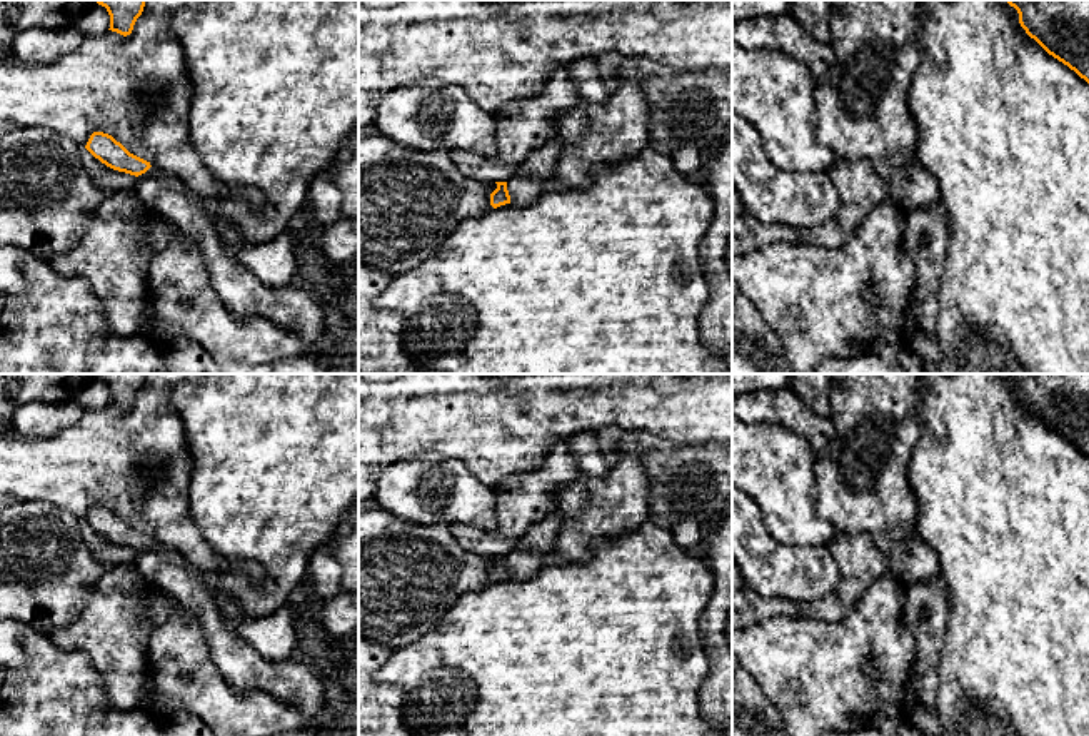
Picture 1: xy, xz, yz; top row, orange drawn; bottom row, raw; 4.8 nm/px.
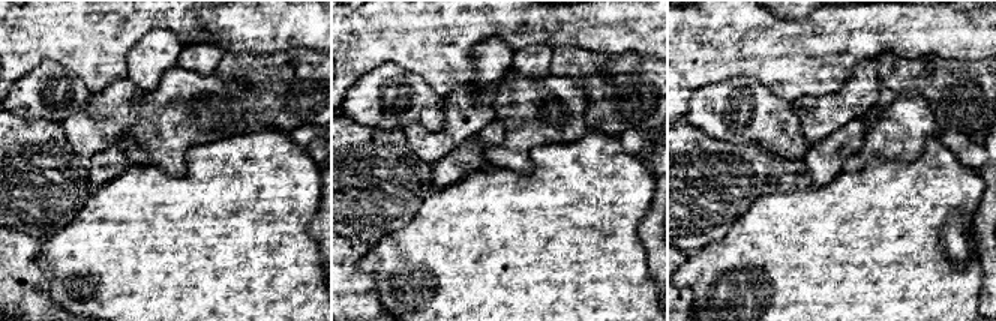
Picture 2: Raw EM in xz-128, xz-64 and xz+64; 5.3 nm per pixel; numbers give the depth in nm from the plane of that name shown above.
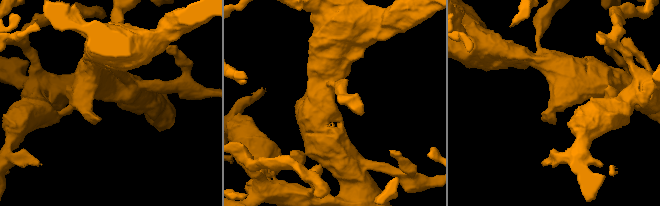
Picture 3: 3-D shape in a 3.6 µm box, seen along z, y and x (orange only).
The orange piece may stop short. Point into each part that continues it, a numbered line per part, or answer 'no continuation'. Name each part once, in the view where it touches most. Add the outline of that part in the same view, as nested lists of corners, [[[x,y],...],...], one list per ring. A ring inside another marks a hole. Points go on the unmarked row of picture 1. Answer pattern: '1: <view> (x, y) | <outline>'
1: xz (531, 553) | [[[554,512],[544,524],[532,524],[507,552],[510,577],[529,579],[549,564],[562,517]]]

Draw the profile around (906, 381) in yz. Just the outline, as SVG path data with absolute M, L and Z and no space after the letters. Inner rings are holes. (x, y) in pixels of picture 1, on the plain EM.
M831 374L829 406L836 427L831 444L817 454L815 507L834 531L846 534L882 532L894 541L917 536L917 501L909 484L909 462L924 431L917 407L919 374Z

